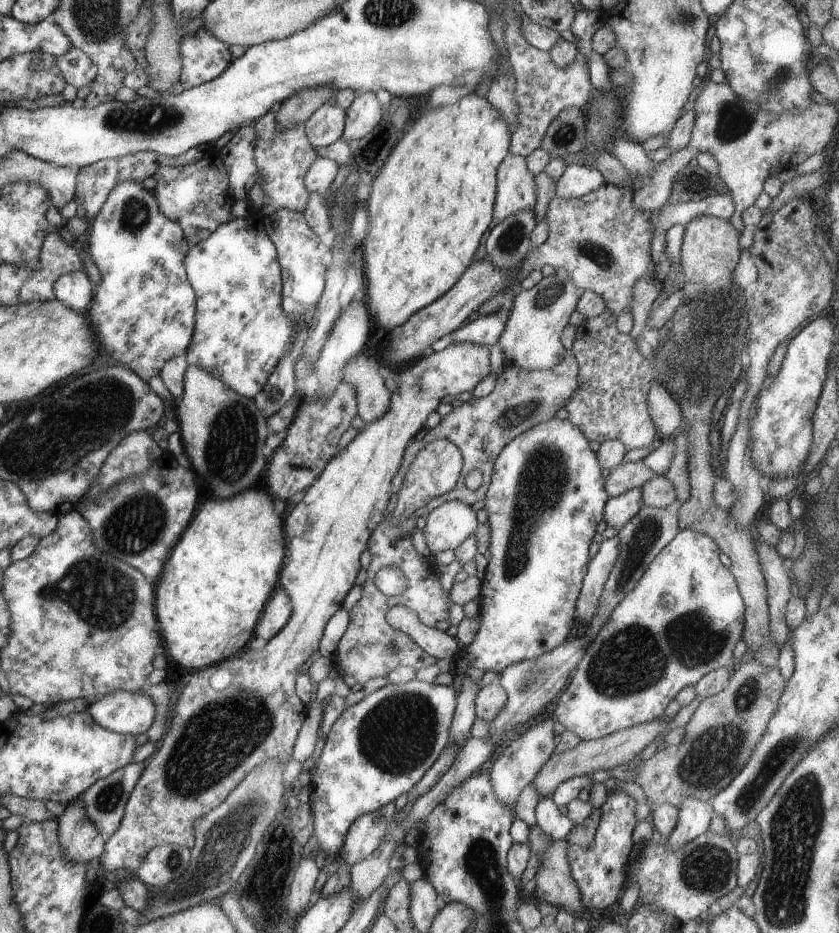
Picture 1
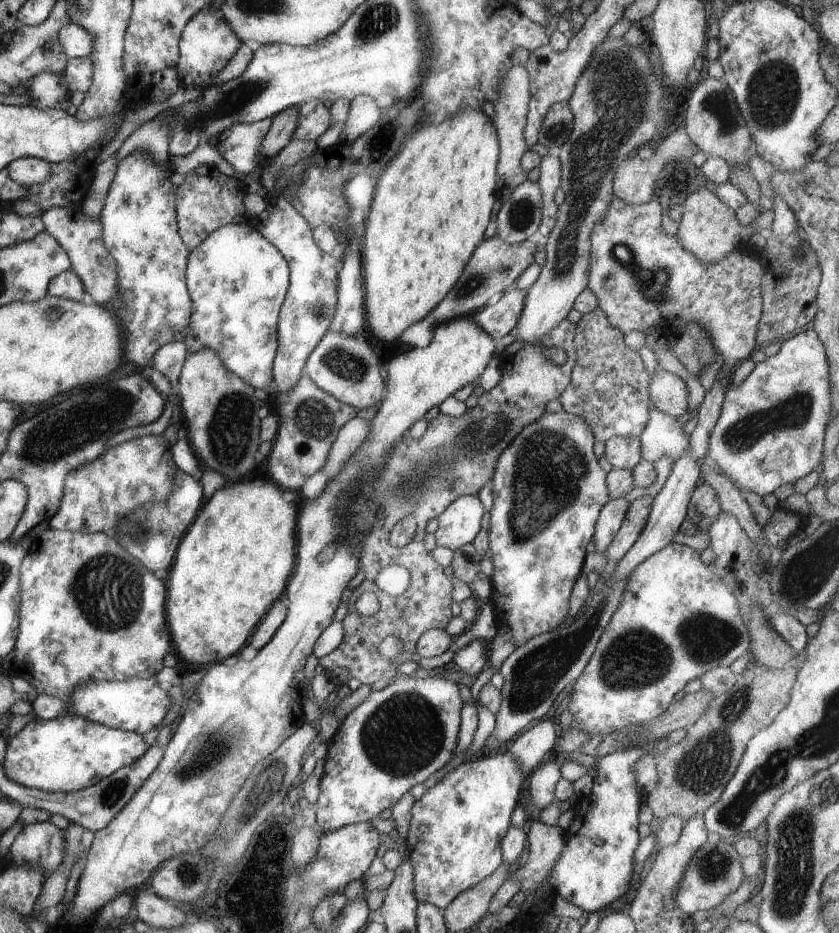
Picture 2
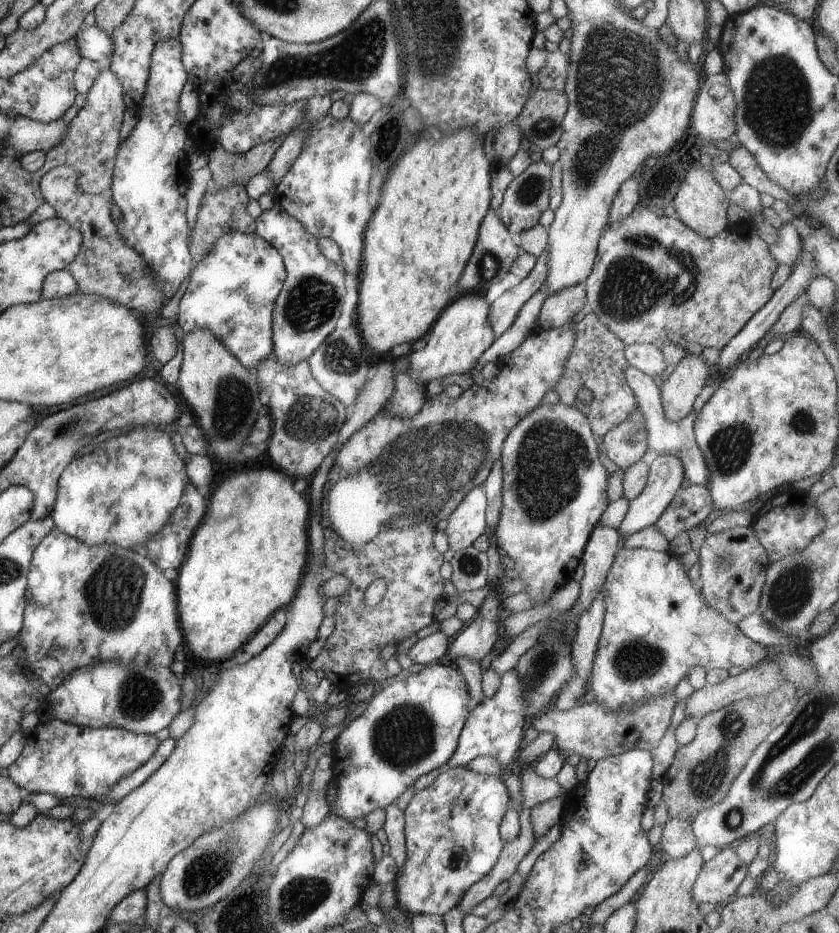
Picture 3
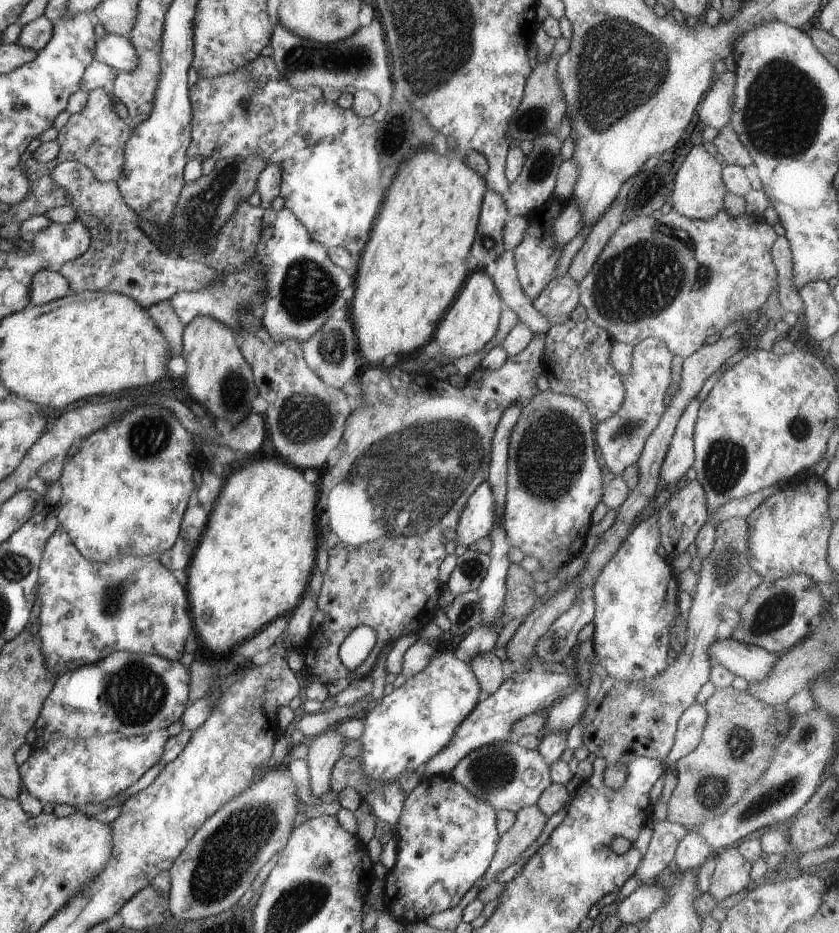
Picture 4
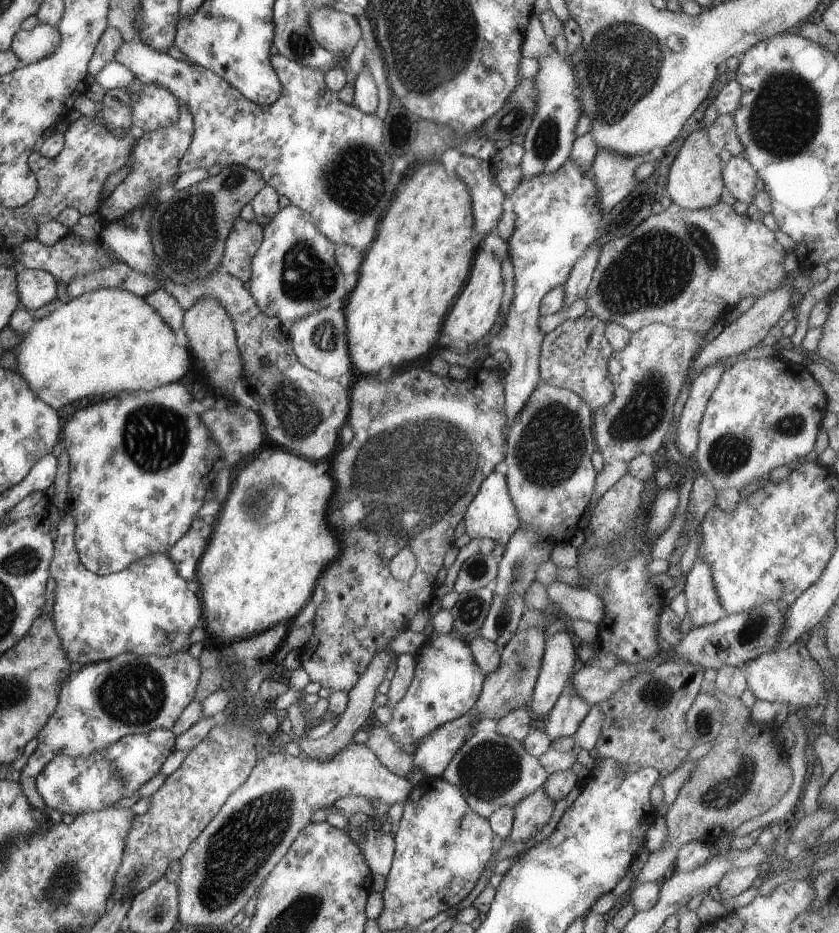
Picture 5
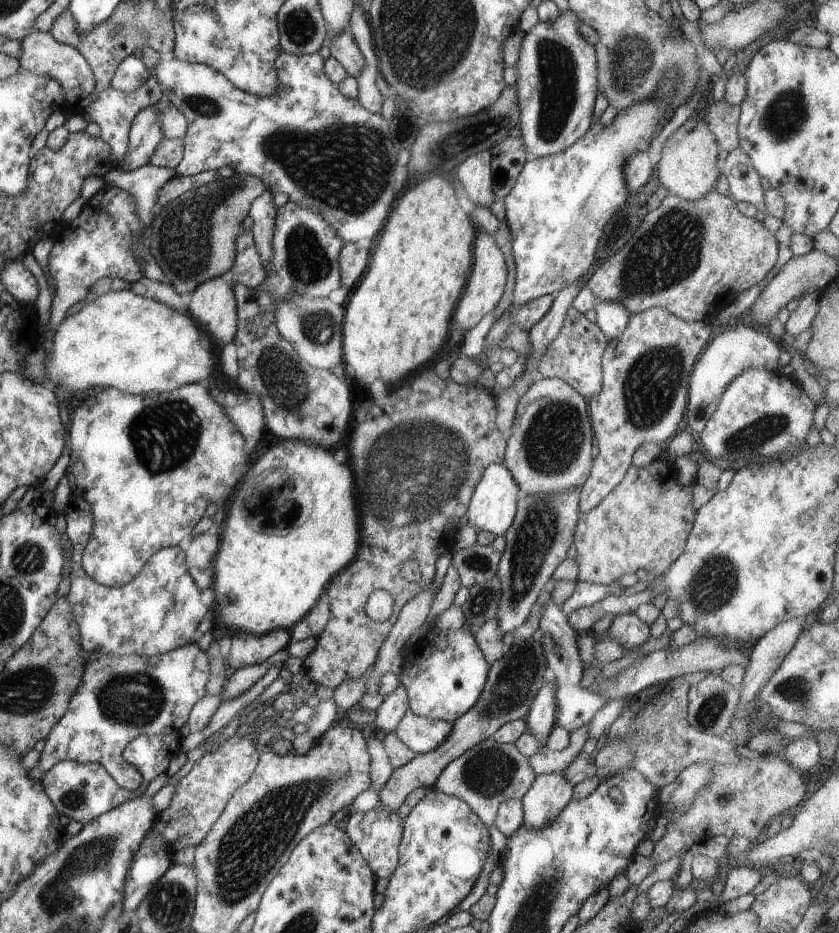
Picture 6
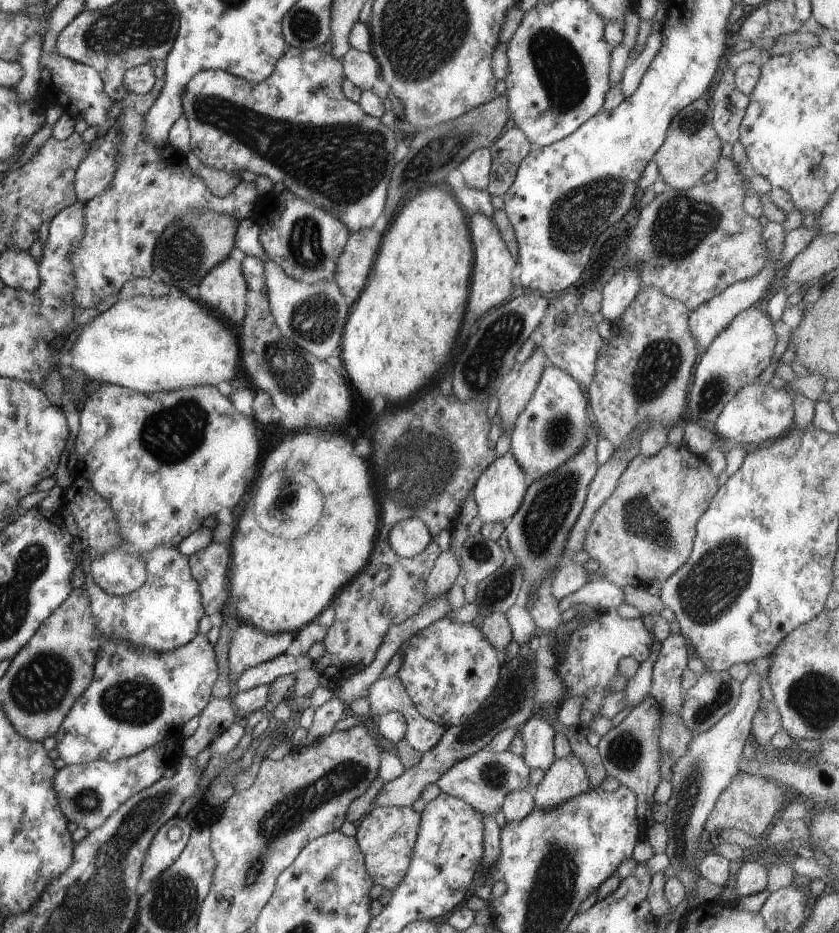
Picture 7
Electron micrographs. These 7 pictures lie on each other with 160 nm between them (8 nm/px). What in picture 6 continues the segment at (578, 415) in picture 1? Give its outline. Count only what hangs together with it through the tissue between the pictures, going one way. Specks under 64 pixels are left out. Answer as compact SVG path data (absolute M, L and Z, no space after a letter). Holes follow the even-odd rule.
M573 306L567 310L560 334L548 345L541 358L539 372L544 378L556 377L567 382L584 398L596 394L603 383L602 359L609 340L597 323L590 322Z

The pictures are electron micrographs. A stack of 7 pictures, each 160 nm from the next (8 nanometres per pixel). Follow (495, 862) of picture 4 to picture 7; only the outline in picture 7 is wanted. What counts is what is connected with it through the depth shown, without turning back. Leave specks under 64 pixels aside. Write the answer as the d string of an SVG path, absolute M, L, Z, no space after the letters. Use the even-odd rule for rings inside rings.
M576 755L569 760L556 759L534 792L535 808L551 809L591 789L586 767Z

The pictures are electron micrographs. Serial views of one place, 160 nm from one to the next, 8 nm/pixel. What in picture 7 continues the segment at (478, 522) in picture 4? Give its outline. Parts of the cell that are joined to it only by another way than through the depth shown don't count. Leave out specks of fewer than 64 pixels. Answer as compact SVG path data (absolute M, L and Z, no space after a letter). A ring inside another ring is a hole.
M508 451L504 456L496 457L477 478L473 486L474 498L478 506L478 517L484 523L507 522L511 519L522 504L529 479L516 457Z

